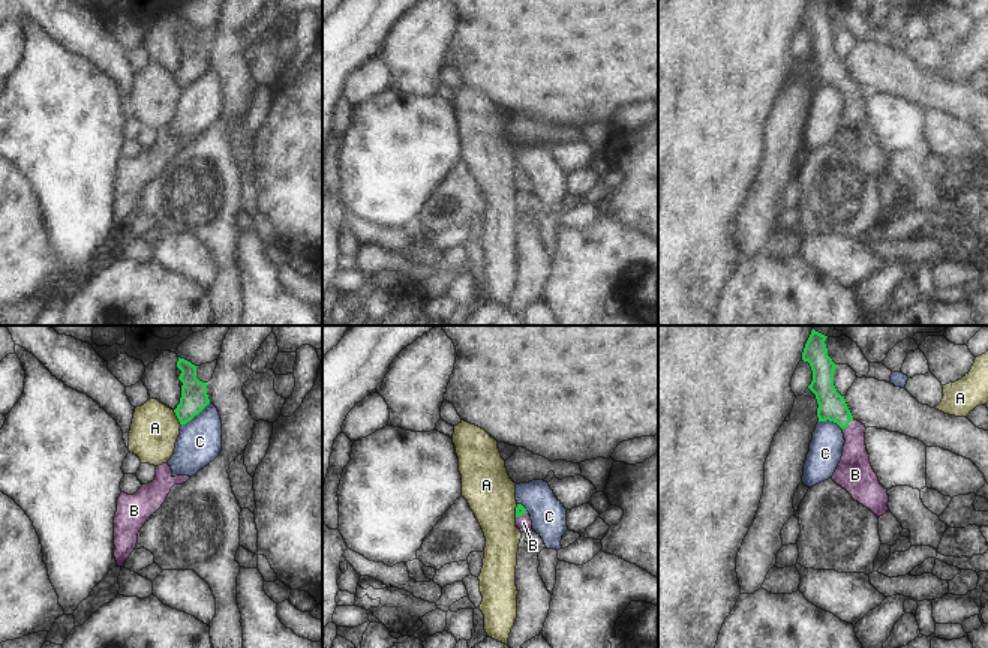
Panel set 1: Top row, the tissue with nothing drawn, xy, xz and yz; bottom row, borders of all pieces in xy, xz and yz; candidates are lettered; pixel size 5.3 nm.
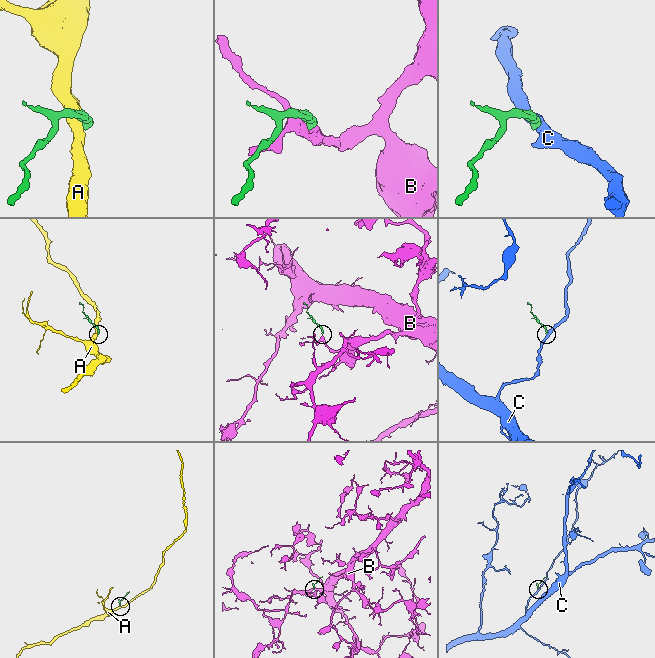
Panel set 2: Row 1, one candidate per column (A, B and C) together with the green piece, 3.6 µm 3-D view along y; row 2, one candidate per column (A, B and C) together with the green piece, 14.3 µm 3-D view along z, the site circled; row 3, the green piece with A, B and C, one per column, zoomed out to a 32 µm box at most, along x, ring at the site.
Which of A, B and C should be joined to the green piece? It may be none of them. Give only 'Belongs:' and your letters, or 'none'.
Belongs: B

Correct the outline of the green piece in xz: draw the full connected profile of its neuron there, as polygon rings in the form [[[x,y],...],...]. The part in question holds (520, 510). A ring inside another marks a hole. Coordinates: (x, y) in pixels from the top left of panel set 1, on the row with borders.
[[[522,504],[516,507],[516,526],[520,532],[529,532],[532,530],[531,516]]]

